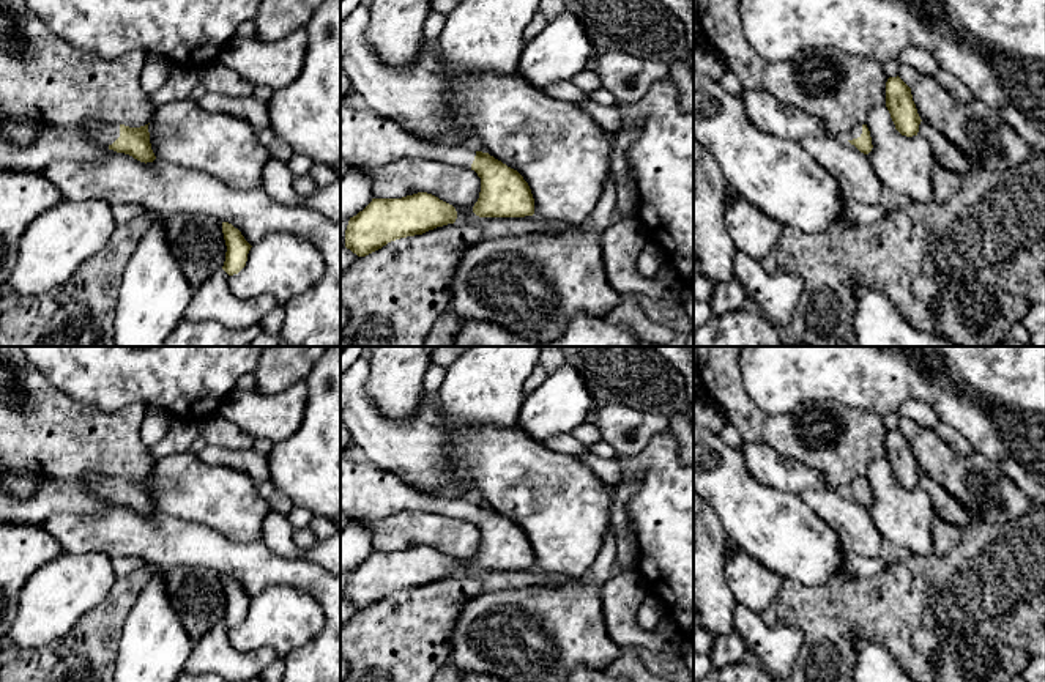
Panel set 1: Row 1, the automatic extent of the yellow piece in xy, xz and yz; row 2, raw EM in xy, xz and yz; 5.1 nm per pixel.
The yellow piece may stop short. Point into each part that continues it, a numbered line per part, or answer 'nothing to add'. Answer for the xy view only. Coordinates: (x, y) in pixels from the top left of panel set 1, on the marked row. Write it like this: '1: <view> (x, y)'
1: xy (109, 133)

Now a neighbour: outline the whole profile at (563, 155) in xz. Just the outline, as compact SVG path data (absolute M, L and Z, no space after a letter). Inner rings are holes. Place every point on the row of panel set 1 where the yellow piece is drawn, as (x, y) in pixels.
M424 41L418 61L426 57L435 60L435 72L449 82L462 104L471 110L471 121L482 148L517 170L528 183L534 198L534 214L566 225L585 225L610 176L613 140L602 126L575 104L552 98L517 72L456 76L443 69L437 43Z

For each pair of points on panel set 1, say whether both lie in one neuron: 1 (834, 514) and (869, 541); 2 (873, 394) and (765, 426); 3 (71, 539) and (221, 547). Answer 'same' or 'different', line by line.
1: same
2: different
3: same

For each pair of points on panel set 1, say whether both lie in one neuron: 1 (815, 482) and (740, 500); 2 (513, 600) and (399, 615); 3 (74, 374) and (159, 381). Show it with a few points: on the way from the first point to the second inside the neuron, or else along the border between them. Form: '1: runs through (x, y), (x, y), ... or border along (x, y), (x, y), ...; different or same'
1: border along (749, 473), (763, 484), (798, 495); different
2: border along (495, 589), (475, 594), (464, 605), (449, 641); different
3: runs through (95, 374), (139, 374); same

